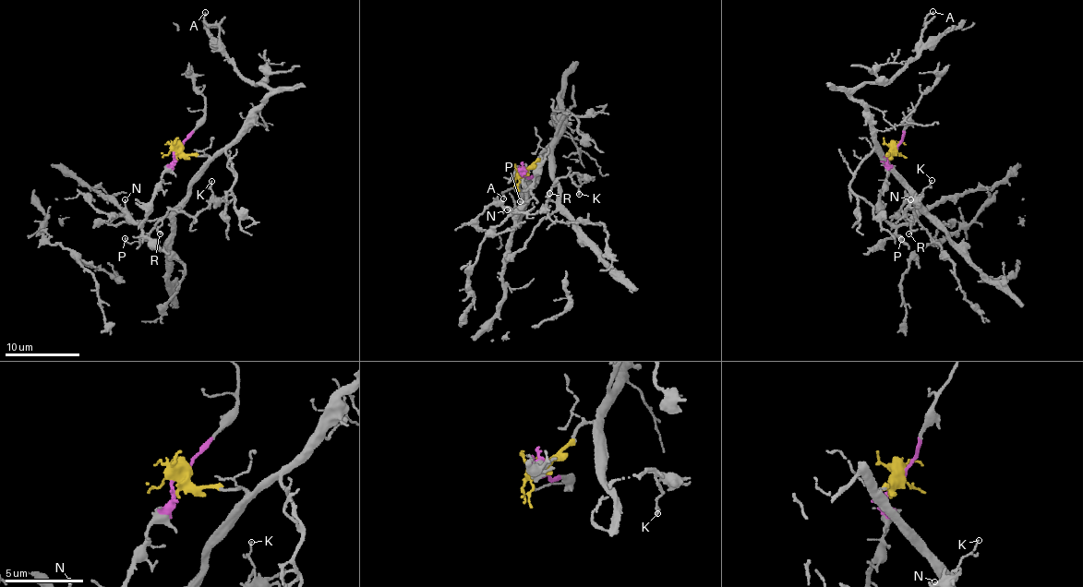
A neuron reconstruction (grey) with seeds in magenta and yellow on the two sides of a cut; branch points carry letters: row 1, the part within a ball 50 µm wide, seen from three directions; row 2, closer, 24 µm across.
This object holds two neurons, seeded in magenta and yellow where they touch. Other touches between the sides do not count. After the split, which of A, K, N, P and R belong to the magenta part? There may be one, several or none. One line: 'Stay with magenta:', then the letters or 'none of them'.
Stay with magenta: N, P

